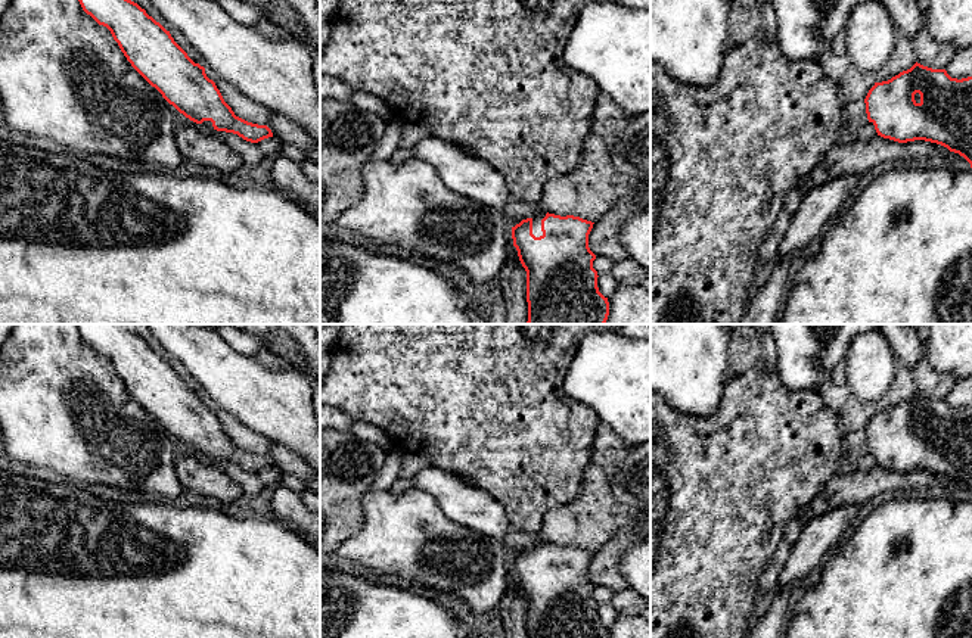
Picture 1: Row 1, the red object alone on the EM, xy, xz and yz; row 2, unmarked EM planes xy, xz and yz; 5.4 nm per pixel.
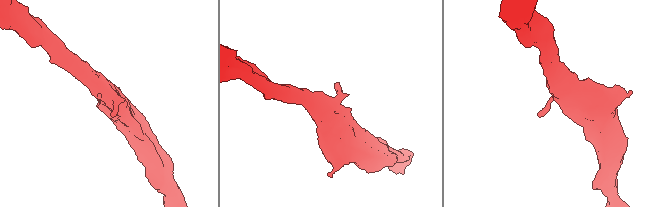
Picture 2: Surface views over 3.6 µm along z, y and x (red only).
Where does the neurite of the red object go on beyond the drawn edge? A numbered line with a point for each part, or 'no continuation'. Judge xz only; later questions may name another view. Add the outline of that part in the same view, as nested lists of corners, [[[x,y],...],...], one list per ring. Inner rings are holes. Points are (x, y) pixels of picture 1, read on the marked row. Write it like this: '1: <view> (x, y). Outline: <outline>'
1: xz (537, 232). Outline: [[[546,214],[537,215],[537,217],[532,218],[532,234],[534,234],[535,237],[543,236],[543,231],[541,231],[541,220],[543,220],[544,217],[546,217]]]

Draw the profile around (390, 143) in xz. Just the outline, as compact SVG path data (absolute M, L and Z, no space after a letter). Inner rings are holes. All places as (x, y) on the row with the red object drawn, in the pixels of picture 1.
M394 113L386 119L386 130L373 153L375 159L391 159L400 149L404 125L406 122Z

